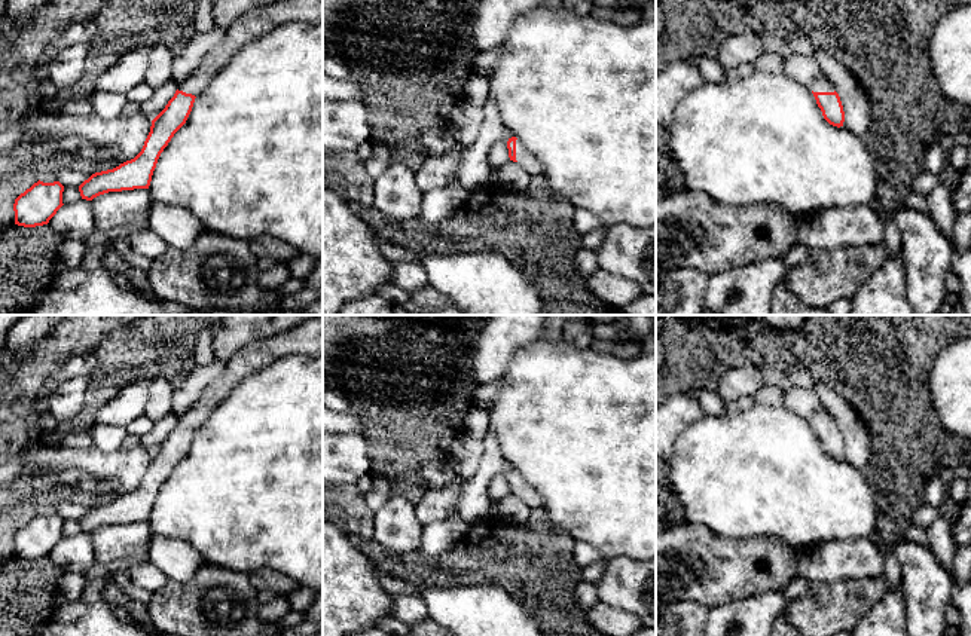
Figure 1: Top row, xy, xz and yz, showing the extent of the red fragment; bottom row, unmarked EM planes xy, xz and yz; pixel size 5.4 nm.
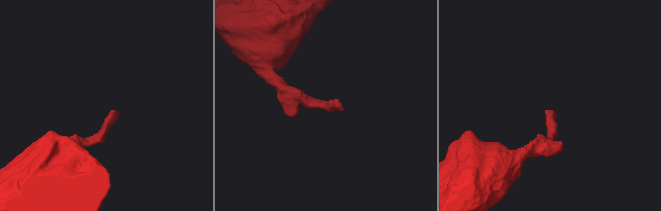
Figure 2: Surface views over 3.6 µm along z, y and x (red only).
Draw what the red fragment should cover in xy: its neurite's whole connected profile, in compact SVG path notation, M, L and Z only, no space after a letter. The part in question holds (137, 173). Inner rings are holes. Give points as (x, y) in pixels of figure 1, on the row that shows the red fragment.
M280 0L254 7L225 31L223 40L201 61L199 67L180 85L165 108L152 120L141 152L119 166L92 174L79 186L82 199L134 189L149 189L153 171L164 149L186 123L195 98L210 80L247 43L288 22L323 24L323 0Z

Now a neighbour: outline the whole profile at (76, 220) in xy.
M80 199L76 204L62 205L49 220L49 226L62 238L86 244L95 232L91 201Z

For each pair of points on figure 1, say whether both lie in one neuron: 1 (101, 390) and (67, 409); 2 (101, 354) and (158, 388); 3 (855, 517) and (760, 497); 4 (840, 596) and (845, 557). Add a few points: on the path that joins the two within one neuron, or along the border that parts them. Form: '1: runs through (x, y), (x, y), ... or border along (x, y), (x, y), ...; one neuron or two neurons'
1: border along (86, 376), (88, 388); two neurons
2: border along (153, 376), (161, 376), (173, 385); two neurons
3: runs through (831, 500), (784, 497); one neuron
4: border along (876, 577), (811, 583); two neurons

